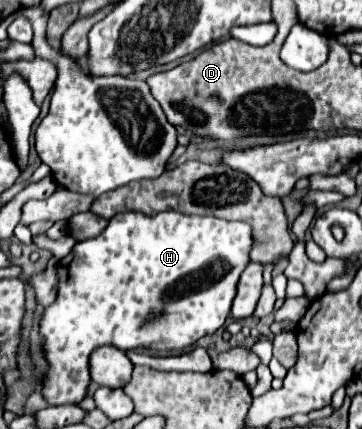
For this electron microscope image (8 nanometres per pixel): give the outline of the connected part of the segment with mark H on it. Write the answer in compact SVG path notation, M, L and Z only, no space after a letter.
M121 212L117 216L113 216L107 224L107 228L89 240L81 240L73 246L71 256L67 258L69 262L59 262L61 272L65 272L63 284L59 286L59 296L55 300L55 304L51 304L41 318L41 334L45 336L43 346L45 346L45 354L49 360L49 370L47 370L47 378L45 378L45 386L43 386L43 396L49 404L53 406L61 406L61 404L75 404L79 400L85 398L87 394L87 386L89 386L89 356L93 350L101 348L101 346L115 346L119 350L133 350L133 348L151 348L151 350L175 350L175 348L185 348L195 344L199 338L213 334L215 330L219 330L229 312L231 312L231 304L233 298L237 294L237 284L239 278L243 274L243 270L251 264L251 248L253 248L253 236L251 236L251 226L243 224L243 222L229 222L229 220L219 220L215 216L187 216L181 212L159 212L155 216L147 216L143 212Z

